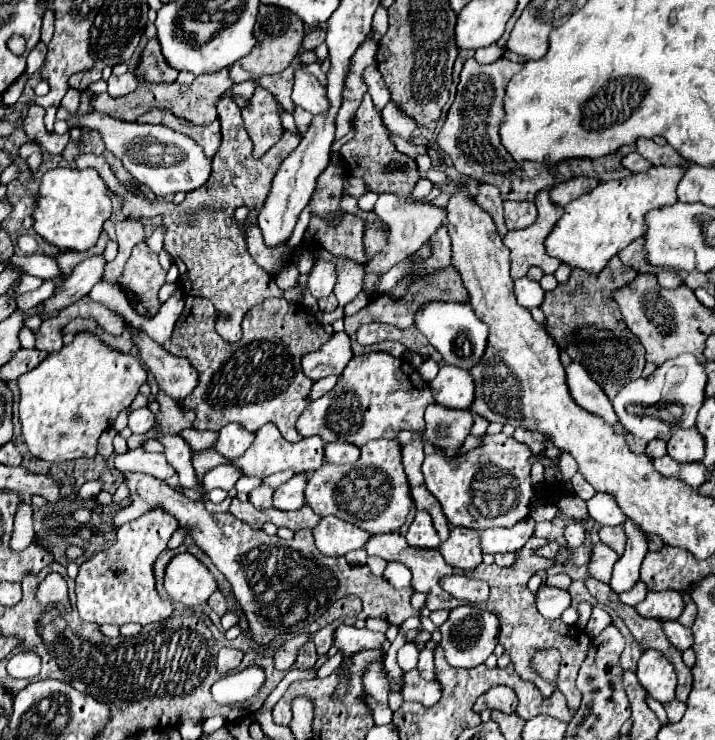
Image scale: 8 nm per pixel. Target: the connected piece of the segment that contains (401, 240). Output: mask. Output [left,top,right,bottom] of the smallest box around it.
[364,194,446,296]

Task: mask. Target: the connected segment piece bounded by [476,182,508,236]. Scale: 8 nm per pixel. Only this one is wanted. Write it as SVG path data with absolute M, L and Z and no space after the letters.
M480 182L478 184L478 194L476 194L476 204L492 216L500 236L504 236L508 230L506 230L504 218L502 218L502 198L500 198L500 192L492 184Z

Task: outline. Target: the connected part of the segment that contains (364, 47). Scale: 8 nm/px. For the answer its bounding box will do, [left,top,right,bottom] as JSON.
[347,40,378,78]

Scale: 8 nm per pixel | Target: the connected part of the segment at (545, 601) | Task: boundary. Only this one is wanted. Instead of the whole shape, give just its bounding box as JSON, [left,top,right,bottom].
[536,584,570,620]

